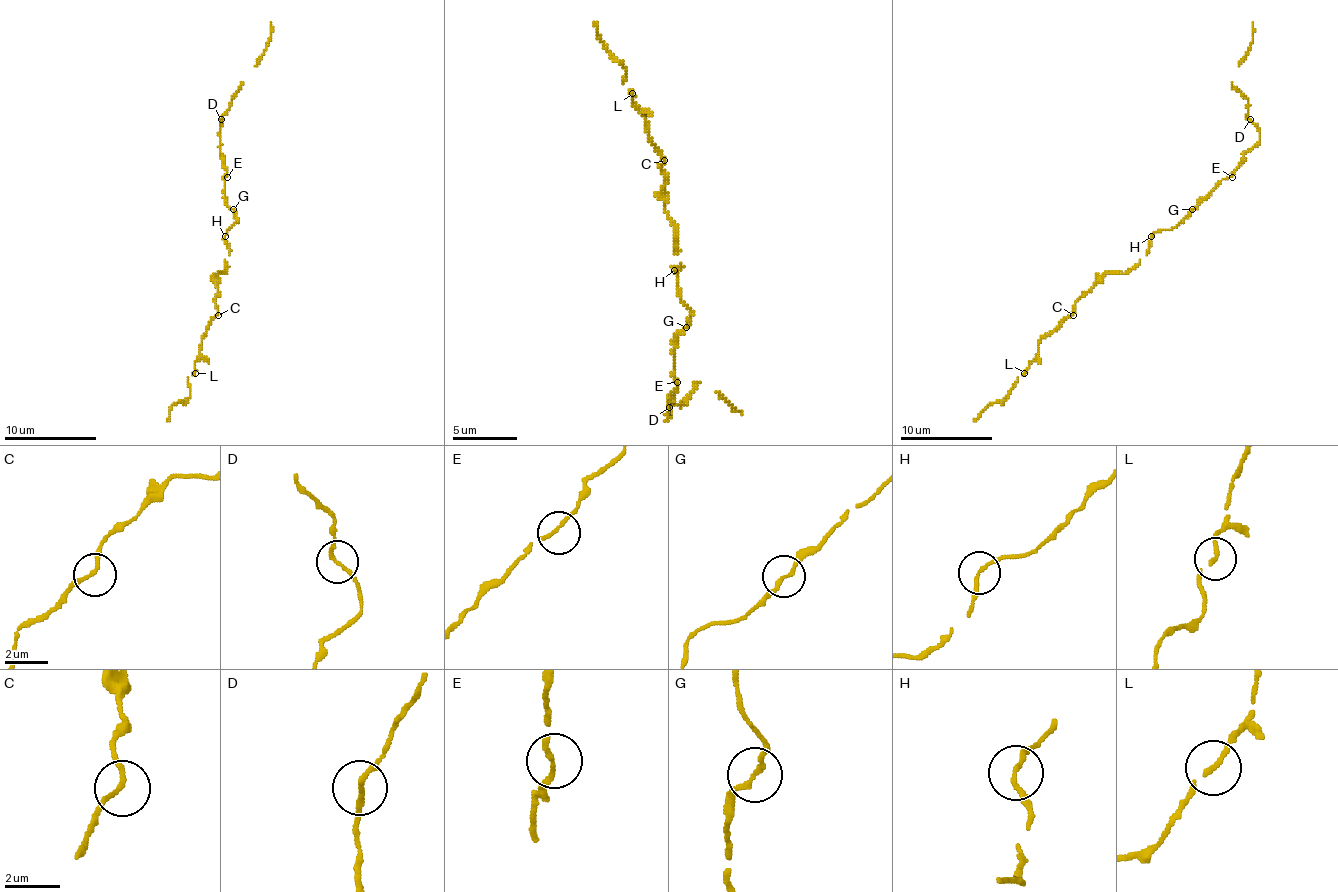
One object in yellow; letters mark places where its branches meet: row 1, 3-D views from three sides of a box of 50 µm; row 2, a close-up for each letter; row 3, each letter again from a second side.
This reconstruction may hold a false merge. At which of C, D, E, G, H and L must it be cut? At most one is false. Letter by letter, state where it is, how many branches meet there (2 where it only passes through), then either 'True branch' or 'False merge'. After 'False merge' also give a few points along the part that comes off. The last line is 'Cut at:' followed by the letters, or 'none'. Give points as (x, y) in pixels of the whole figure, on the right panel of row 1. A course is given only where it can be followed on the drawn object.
C: Place: (1073, 315). Branches: 2. True branch
D: Place: (1250, 119). Branches: 2. True branch
E: Place: (1232, 177). Branches: 2. True branch
G: Place: (1192, 209). Branches: 2. True branch
H: Place: (1151, 236). Branches: 2. True branch
L: Place: (1024, 373). Branches: 2. True branch
Cut at: none

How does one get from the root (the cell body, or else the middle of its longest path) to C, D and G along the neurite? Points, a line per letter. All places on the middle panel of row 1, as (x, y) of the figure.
C: (674, 273), (681, 263), (674, 254), (674, 222), (664, 209), (664, 173), (661, 170), (664, 160)
D: (674, 273), (690, 321), (674, 347), (677, 389), (668, 405), (668, 421), (668, 408)
G: (674, 273), (677, 276), (677, 295), (690, 311), (690, 324), (687, 328)

